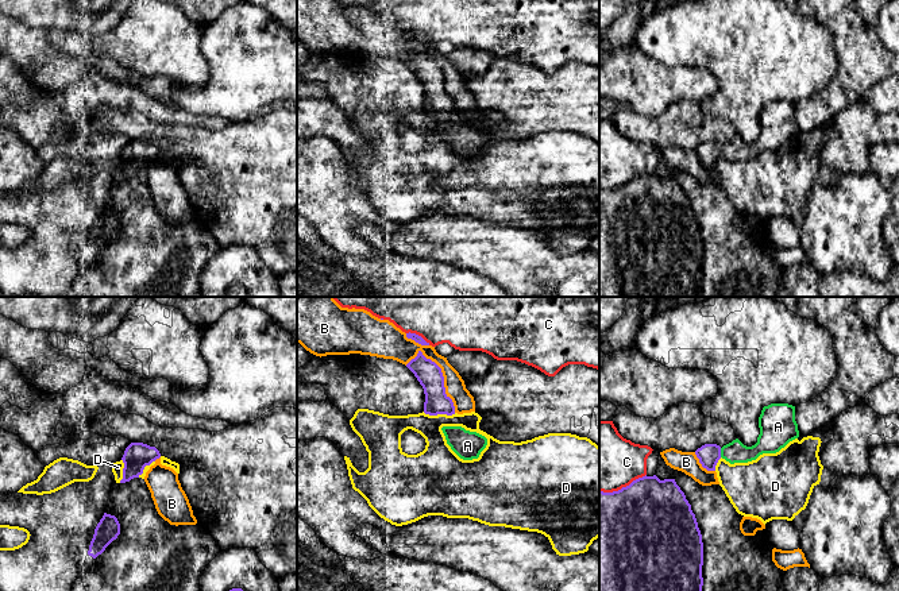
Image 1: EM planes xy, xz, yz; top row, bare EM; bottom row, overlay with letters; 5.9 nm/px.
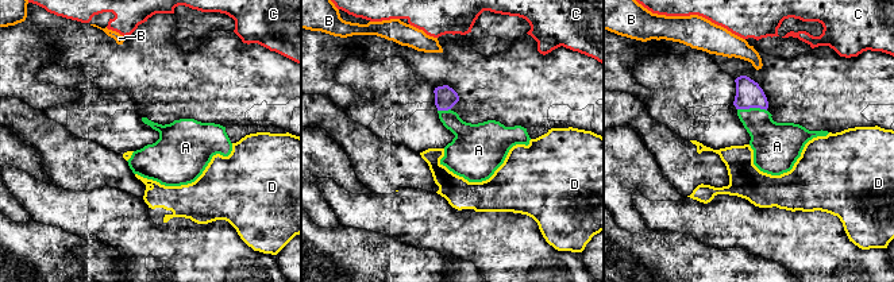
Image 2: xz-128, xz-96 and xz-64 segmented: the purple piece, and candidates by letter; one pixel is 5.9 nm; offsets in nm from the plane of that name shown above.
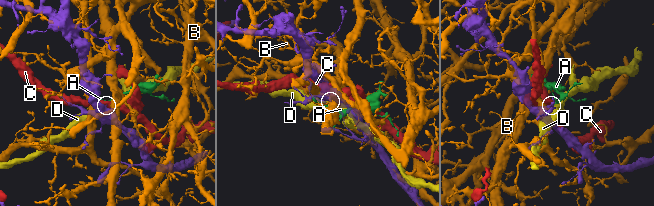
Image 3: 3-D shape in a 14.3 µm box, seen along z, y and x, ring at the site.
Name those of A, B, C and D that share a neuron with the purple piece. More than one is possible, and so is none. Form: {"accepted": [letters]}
{"accepted": ["A"]}

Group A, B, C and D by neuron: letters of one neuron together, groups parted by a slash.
A / B / C / D

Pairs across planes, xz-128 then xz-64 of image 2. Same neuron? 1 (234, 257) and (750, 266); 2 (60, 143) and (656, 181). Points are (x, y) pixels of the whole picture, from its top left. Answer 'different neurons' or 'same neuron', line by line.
1: different neurons
2: different neurons

